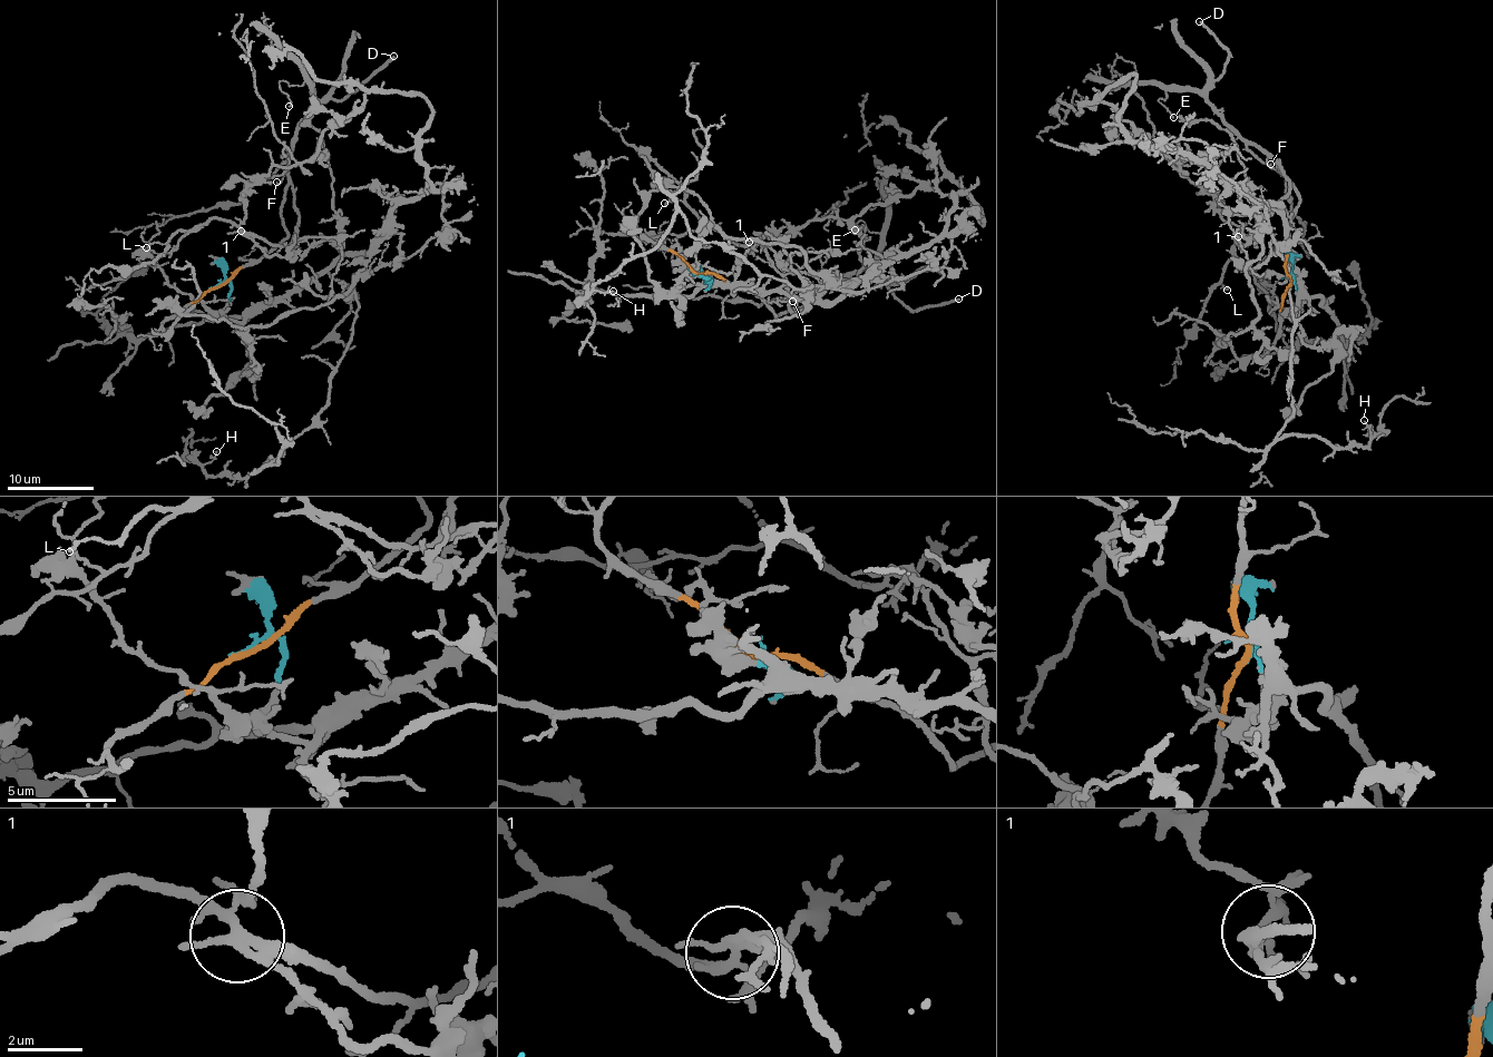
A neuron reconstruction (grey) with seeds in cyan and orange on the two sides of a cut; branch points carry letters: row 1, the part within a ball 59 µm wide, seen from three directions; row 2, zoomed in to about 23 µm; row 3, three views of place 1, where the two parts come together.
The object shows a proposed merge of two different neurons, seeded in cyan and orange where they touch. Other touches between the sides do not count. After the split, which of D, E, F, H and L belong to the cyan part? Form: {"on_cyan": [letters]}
{"on_cyan": ["H"]}

